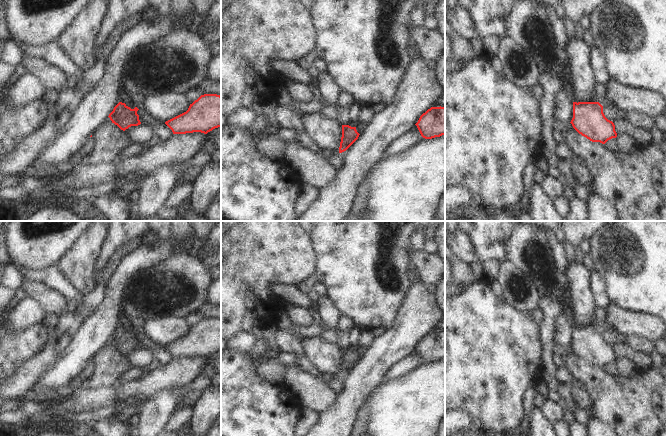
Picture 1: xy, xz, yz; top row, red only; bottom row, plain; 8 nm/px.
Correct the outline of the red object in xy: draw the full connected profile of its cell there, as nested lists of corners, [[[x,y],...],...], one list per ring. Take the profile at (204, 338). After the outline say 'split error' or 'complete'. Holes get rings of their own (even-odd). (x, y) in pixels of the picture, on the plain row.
[[[204,318],[190,328],[188,334],[165,348],[173,358],[201,356],[207,358],[221,351],[221,320]]]; complete

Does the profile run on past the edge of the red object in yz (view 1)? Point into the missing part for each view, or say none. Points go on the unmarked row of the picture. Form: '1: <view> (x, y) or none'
1: none

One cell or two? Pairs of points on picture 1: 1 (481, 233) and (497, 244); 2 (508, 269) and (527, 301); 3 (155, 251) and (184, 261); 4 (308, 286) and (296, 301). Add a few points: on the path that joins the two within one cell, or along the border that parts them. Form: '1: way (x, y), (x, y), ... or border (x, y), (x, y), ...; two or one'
1: way (485, 233), (493, 240); one
2: way (508, 280), (509, 292), (516, 301); one
3: border (181, 251), (170, 255), (149, 268); two
4: border (295, 287), (307, 295); two

